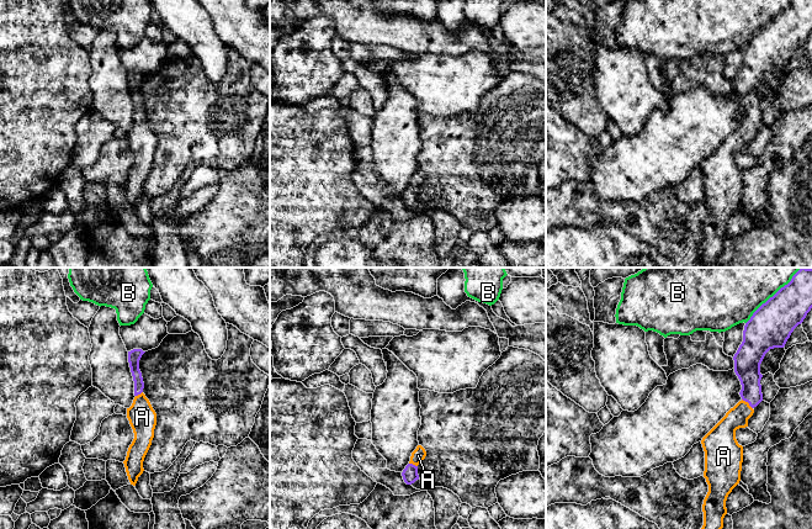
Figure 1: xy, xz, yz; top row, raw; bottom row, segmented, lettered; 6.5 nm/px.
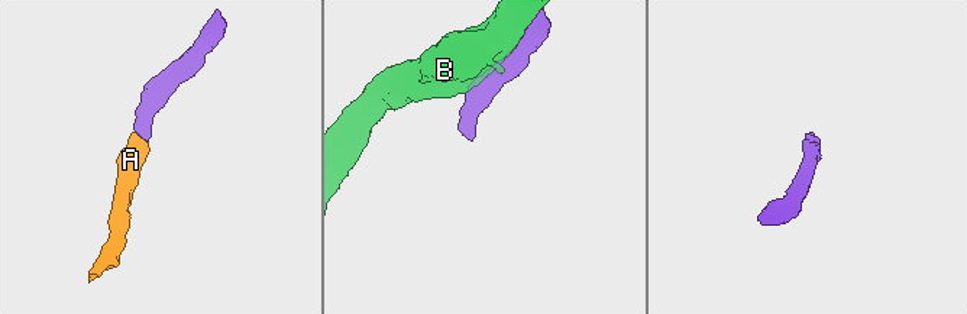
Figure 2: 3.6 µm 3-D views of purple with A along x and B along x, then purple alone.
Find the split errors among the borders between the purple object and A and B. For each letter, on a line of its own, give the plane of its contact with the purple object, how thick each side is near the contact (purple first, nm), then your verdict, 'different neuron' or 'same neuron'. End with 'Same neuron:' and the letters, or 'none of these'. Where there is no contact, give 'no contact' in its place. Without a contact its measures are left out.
A: contact in yz; calibres 180 and 150 nm; same neuron
B: contact in yz; calibres 280 and 480 nm; different neuron
Same neuron: A

